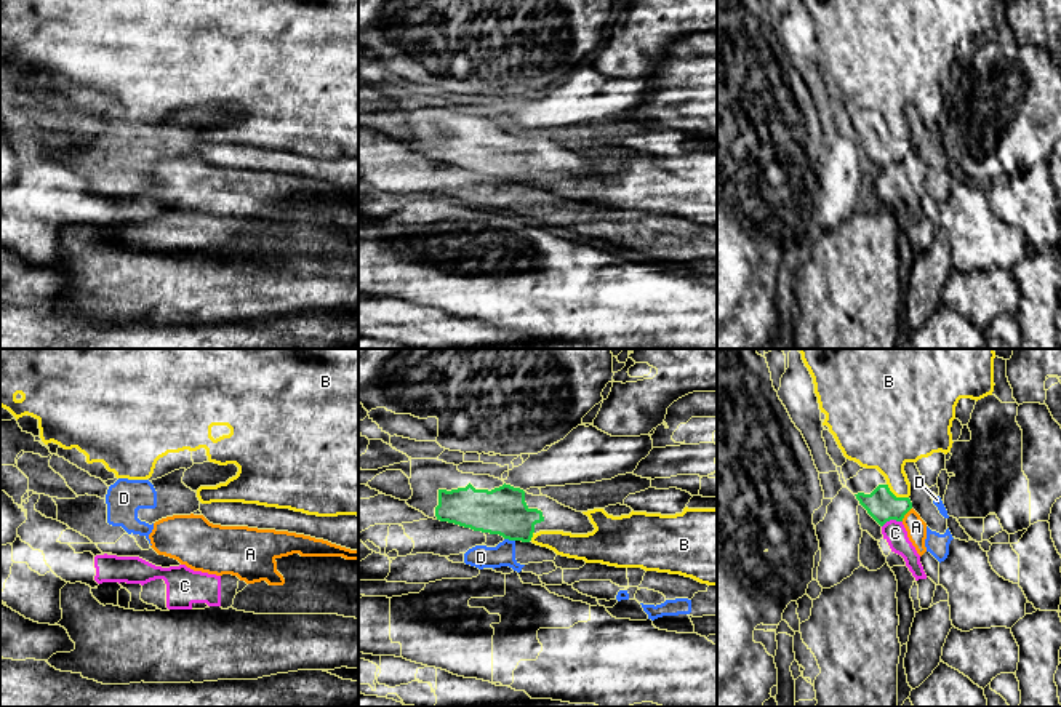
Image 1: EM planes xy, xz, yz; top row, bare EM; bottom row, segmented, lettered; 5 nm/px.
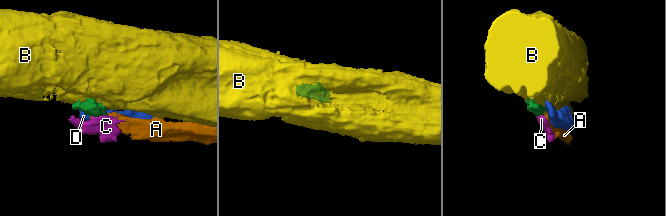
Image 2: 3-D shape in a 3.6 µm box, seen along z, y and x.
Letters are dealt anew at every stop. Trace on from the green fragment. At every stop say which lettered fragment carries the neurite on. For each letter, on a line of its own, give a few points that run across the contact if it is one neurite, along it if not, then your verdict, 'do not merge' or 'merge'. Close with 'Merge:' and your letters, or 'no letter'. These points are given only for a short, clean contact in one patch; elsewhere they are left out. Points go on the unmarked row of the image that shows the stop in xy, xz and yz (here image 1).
A: yz (911, 149), (901, 162) | do not merge
B: do not merge
C: yz (901, 162), (888, 162), (882, 168) | do not merge
D: xz (504, 179), (514, 183) | do not merge
Merge: no letter

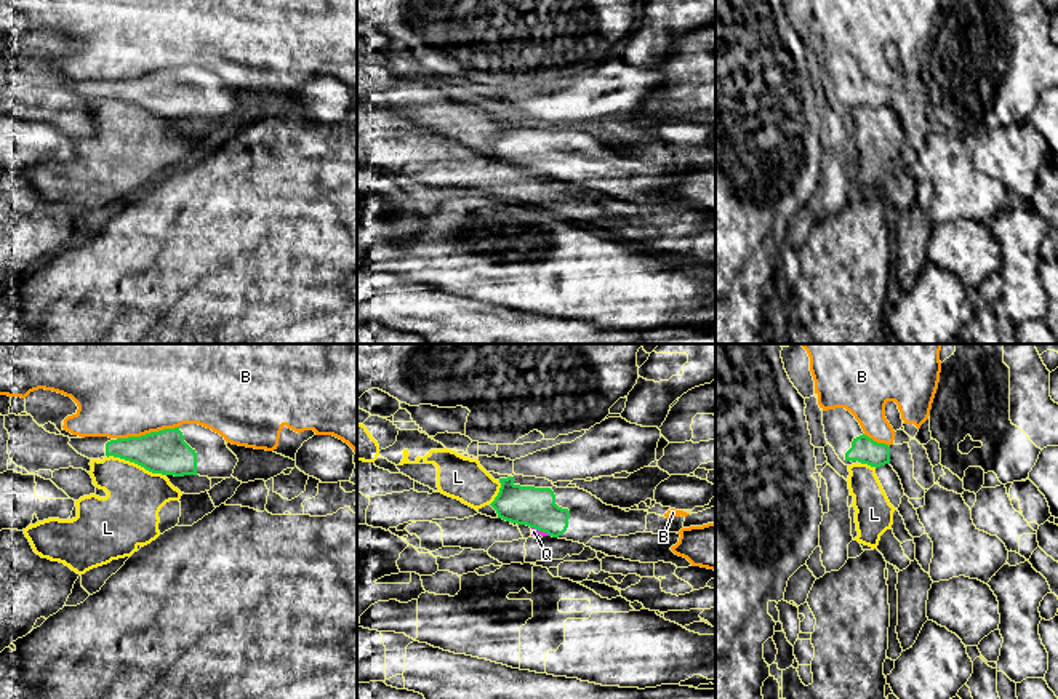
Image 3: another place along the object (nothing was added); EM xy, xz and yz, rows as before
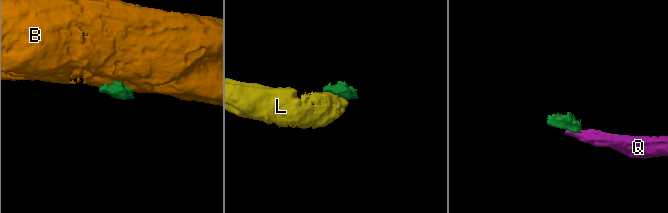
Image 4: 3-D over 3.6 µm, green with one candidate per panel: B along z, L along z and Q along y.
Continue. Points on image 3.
B: do not merge
L: xy (108, 98), (128, 101), (165, 117) | do not merge
Q: xz (532, 168), (549, 176) | do not merge
Merge: no letter

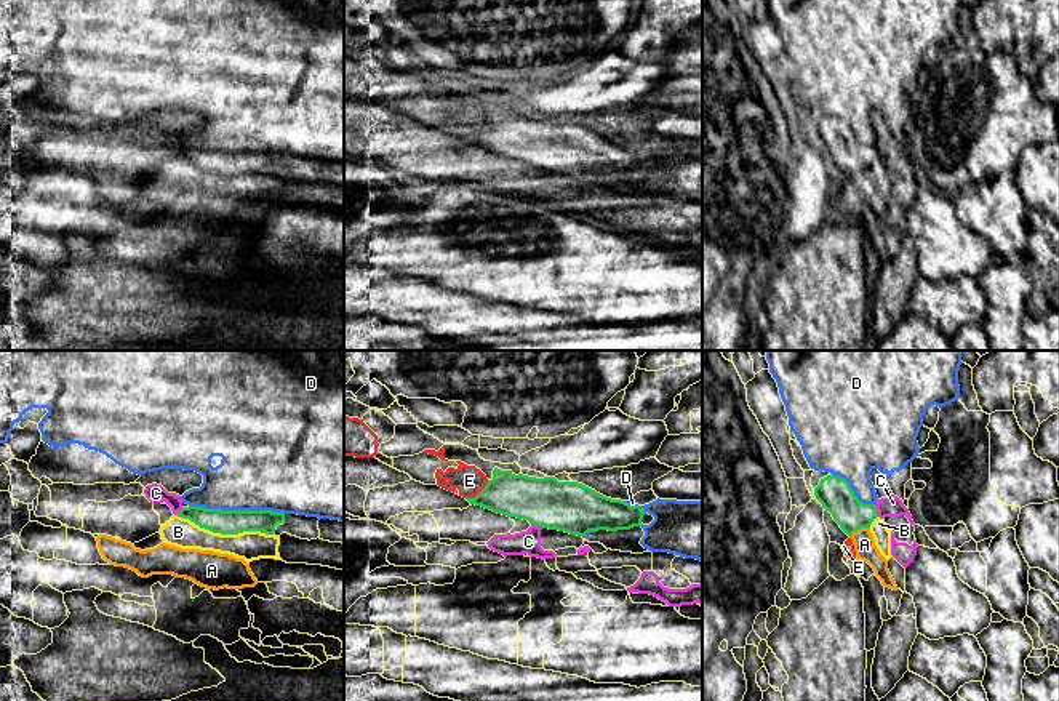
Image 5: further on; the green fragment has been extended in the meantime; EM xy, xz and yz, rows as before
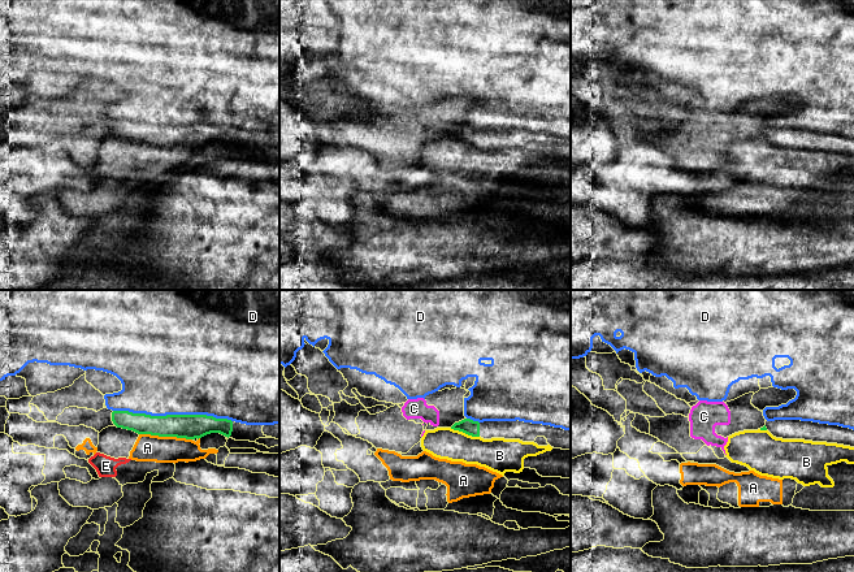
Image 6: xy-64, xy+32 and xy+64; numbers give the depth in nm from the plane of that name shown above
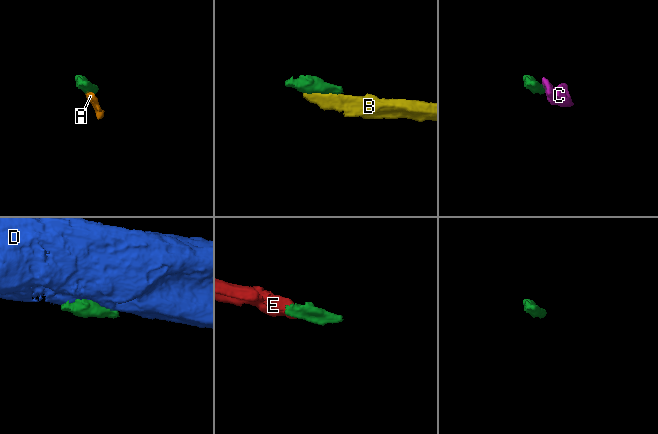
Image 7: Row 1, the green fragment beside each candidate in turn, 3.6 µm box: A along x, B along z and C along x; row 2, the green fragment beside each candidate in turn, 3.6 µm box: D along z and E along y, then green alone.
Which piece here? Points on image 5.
A: yz (869, 168), (861, 168), (850, 178) | do not merge
B: xy (176, 156), (213, 173), (264, 173), (272, 176) | do not merge
C: yz (874, 146), (879, 157) | do not merge
D: do not merge
E: xz (488, 122), (474, 138), (466, 140) | do not merge
Merge: no letter

